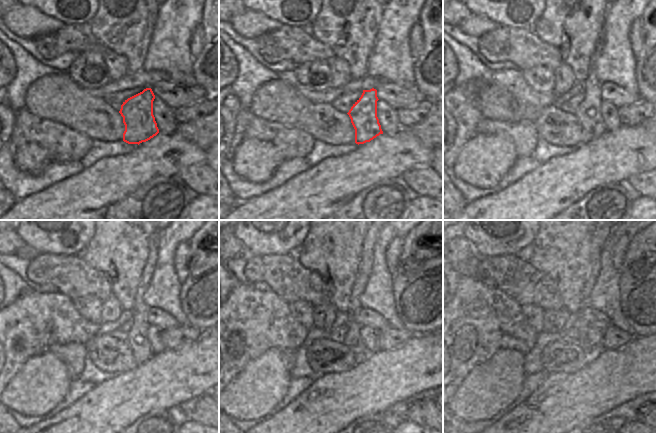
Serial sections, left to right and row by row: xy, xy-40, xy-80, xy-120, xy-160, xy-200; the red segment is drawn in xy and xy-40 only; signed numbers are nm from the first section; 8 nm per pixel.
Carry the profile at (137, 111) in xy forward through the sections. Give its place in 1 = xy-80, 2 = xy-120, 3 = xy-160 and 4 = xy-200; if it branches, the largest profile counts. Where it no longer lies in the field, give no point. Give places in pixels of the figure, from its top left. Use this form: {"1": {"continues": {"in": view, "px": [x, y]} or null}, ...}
{"1": {"continues": {"in": "xy-80", "px": [588, 113]}}, "2": {"continues": {"in": "xy-120", "px": [137, 338]}}, "3": {"continues": {"in": "xy-160", "px": [353, 337]}}, "4": {"continues": {"in": "xy-200", "px": [597, 240]}}}

